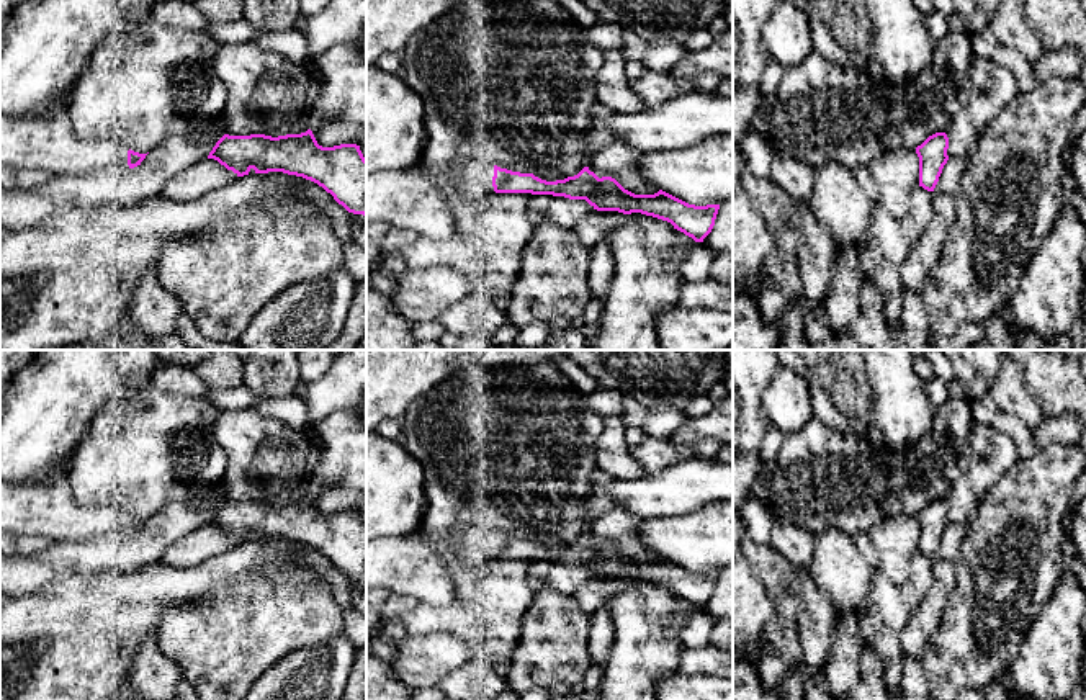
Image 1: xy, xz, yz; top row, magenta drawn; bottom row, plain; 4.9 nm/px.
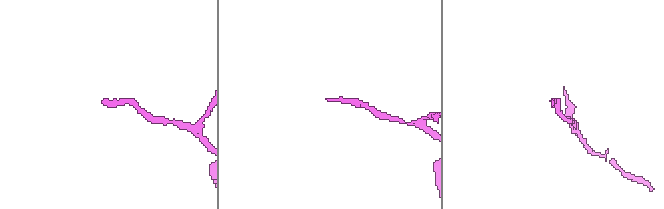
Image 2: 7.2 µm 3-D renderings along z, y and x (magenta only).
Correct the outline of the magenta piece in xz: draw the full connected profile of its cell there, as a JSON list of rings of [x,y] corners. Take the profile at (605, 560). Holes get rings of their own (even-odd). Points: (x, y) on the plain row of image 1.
[[[466,527],[451,530],[443,538],[435,538],[427,530],[420,528],[409,536],[388,536],[366,540],[366,587],[386,589],[389,594],[407,595],[419,604],[429,607],[445,607],[455,599],[455,581],[450,574],[448,556],[453,556],[455,564],[479,568],[491,559],[532,559],[553,561],[569,566],[586,566],[597,577],[618,577],[623,581],[641,579],[662,587],[667,587],[674,595],[692,604],[695,608],[711,599],[720,571],[695,572],[689,571],[662,556],[654,561],[635,561],[625,556],[615,545],[599,545],[589,533],[584,533],[577,541],[564,546],[546,548],[533,540],[520,540],[500,535],[492,530]]]

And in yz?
[[[936,499],[916,514],[919,523],[919,553],[924,556],[934,558],[942,535],[949,527],[947,515],[949,504],[945,499]]]

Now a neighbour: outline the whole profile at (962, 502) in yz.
[[[973,424],[970,446],[968,471],[955,479],[947,496],[949,525],[968,523],[980,499],[1021,460],[1014,440],[993,425]]]

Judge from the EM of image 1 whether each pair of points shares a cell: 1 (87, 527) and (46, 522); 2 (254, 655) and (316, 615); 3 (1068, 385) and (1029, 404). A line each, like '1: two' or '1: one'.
1: one
2: one
3: two

